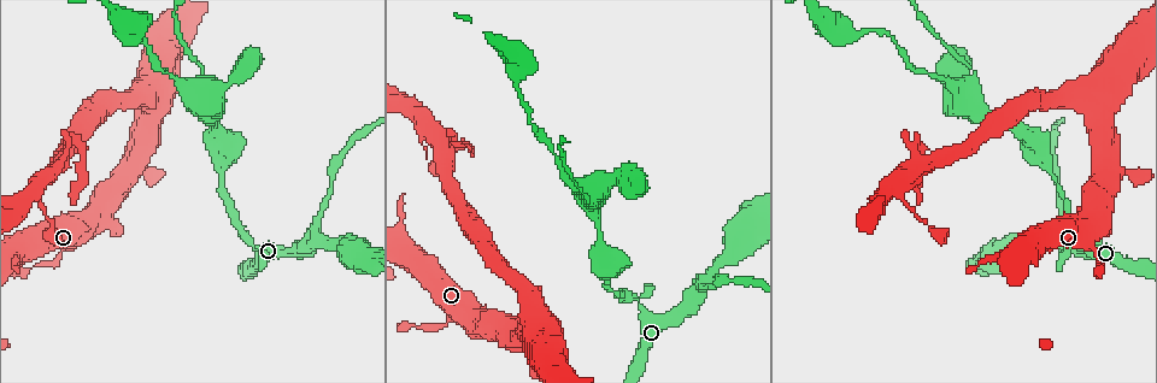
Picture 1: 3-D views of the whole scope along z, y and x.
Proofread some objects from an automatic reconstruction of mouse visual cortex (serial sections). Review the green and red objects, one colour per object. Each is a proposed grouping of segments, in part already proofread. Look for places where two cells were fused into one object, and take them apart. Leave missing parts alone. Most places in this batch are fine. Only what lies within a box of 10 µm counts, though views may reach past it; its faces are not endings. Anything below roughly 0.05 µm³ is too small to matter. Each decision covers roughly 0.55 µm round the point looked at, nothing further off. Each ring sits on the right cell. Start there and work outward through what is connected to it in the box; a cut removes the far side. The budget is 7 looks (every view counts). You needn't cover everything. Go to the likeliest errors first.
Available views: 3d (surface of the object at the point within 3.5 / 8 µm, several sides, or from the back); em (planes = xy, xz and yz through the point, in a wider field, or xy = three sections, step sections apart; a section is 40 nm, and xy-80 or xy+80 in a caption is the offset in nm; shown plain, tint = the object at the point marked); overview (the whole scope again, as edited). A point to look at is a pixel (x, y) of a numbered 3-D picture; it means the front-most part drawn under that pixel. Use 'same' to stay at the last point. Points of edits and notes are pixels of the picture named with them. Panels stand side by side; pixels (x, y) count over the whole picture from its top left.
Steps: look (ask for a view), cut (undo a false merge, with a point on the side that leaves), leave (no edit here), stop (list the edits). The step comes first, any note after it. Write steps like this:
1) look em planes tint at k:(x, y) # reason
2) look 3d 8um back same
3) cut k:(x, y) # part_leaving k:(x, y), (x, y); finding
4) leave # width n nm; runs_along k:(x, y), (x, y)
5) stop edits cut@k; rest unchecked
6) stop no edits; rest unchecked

look 3d 3.5um at 1:(462, 146) # abrupt turn

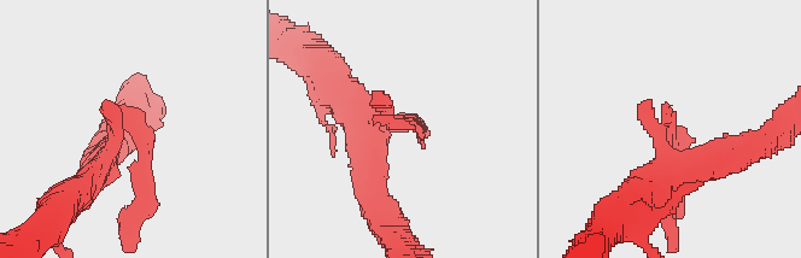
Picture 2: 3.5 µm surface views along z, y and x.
look em xy step 2 tint at 2:(671, 124) # need the tissue

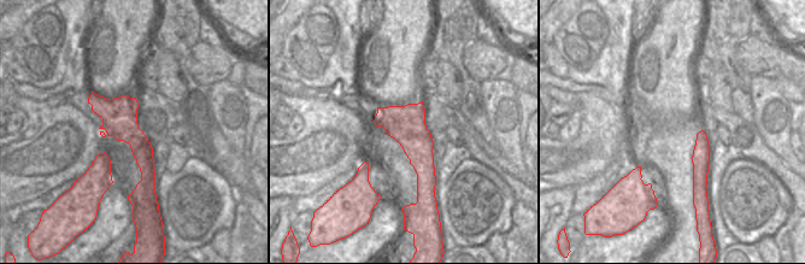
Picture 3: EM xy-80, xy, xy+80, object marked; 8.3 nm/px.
cut 2:(135, 170) # part_leaving 2:(126, 122), (144, 141), (129, 226); two cells meet here

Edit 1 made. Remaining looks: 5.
look 3d 8um at 1:(202, 84) # four or more arms meet

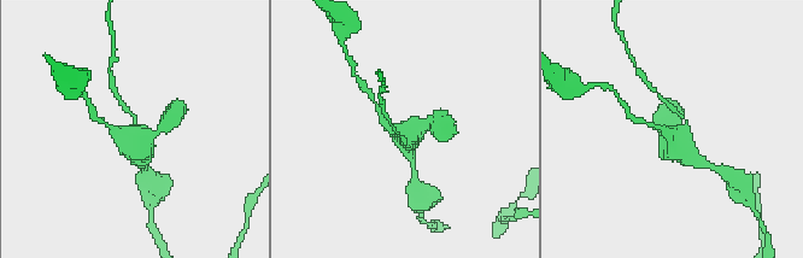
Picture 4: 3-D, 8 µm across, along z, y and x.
look em xy step 3 tint same # arms 4; arm_widths 150, 200, 250, 300 nm; shape alone is not enough

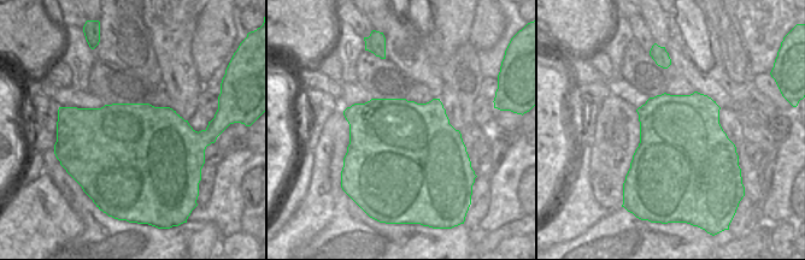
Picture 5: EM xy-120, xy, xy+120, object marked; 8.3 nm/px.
leave # runs_along 4:(701, 163), (658, 127); one cell here

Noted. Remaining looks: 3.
look 3d 3.5um at 1:(317, 236) # arms part here

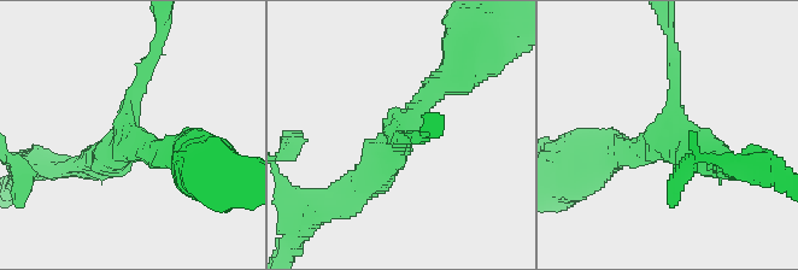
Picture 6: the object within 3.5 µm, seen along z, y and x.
look em xy step 5 tint at 6:(125, 134) # arms 3; arm_widths 150, 300, 350 nm

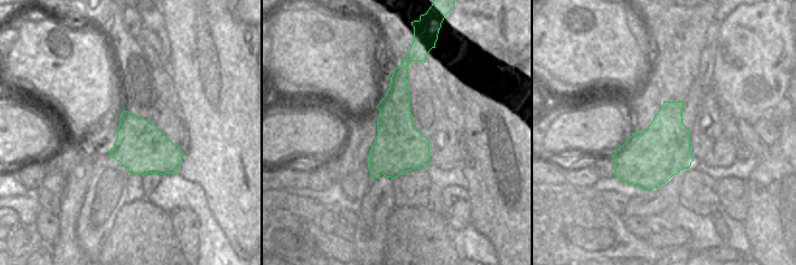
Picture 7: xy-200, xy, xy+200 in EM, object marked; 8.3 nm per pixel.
look em xy step 3 tint same # another direction

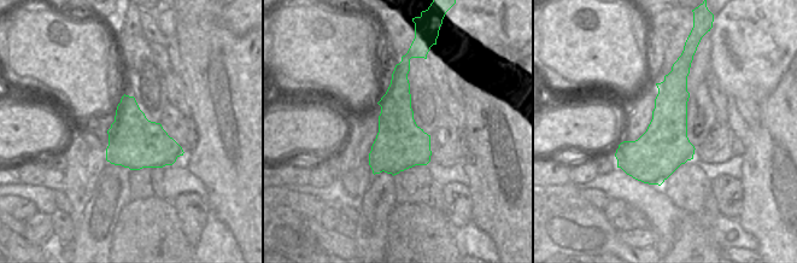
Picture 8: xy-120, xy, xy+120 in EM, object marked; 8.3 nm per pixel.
leave # runs_along 6:(348, 199), (441, 86); one cell here

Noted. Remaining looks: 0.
stop edits cut@2; rest unchecked

